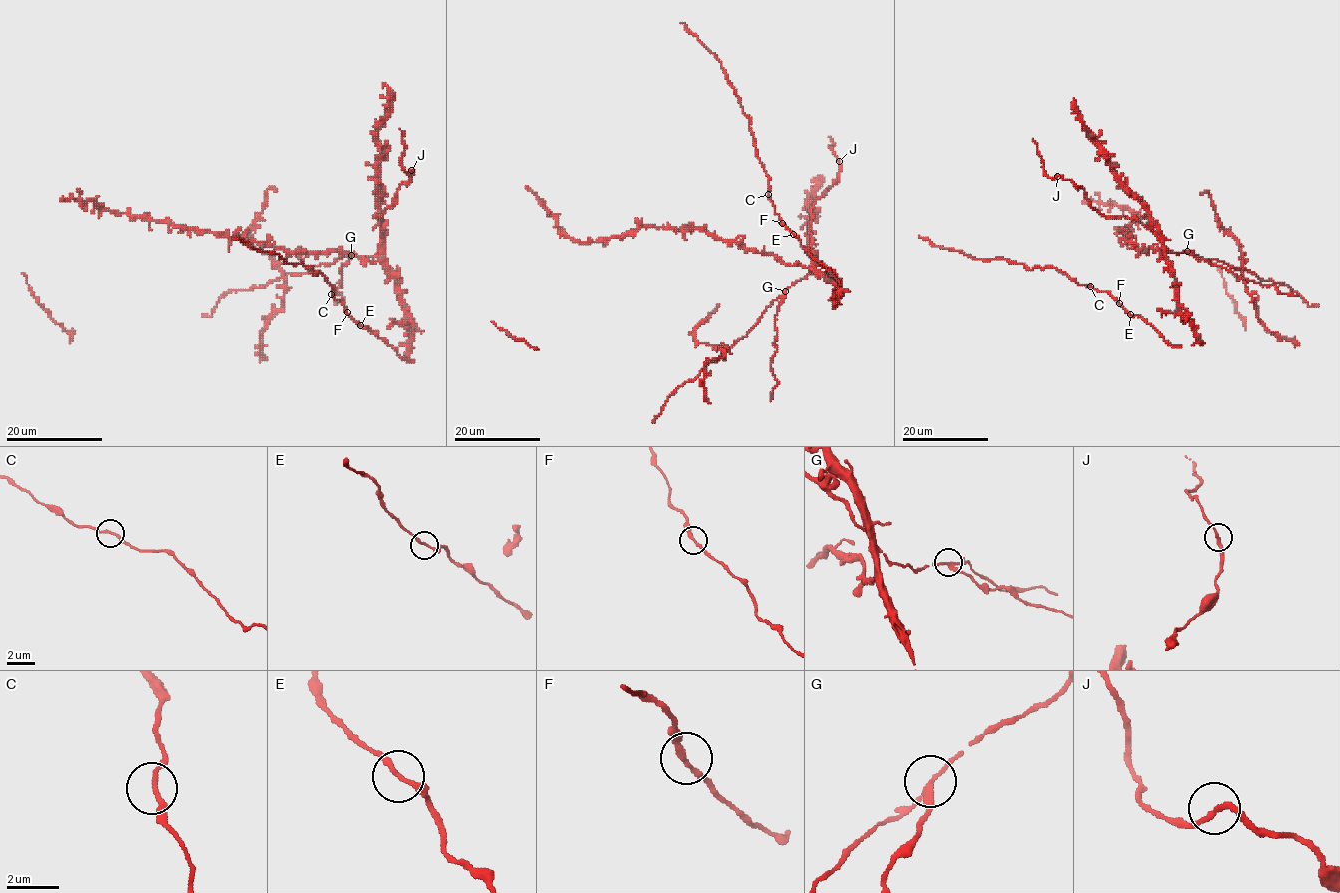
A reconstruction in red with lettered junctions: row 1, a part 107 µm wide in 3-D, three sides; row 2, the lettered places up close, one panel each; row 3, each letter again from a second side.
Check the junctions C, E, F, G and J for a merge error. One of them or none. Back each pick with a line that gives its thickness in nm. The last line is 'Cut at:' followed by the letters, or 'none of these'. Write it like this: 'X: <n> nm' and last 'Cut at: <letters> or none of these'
G: 180 nm
Cut at: G

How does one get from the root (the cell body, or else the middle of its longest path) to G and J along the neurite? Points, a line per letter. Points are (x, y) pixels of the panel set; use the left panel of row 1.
G: (376, 260), (379, 258), (379, 251), (367, 257), (351, 254)
J: (376, 260), (379, 258), (382, 241), (378, 217), (393, 205), (396, 189), (411, 180), (411, 170)

